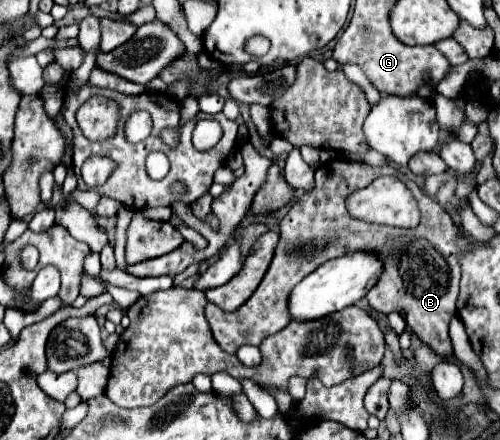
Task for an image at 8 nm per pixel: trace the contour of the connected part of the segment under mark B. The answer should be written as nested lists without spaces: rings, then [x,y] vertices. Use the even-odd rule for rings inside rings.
[[[343,157],[321,163],[315,171],[315,191],[305,193],[297,199],[289,213],[279,223],[279,243],[275,247],[273,261],[267,269],[267,275],[255,289],[255,293],[237,309],[237,311],[221,311],[213,303],[205,307],[205,319],[211,327],[211,333],[219,347],[225,353],[235,355],[241,345],[261,345],[261,341],[269,335],[275,335],[289,323],[287,315],[287,295],[291,289],[309,273],[313,273],[319,265],[329,259],[341,257],[345,253],[371,251],[383,263],[383,273],[379,281],[365,295],[369,305],[389,315],[397,311],[419,341],[429,343],[439,355],[451,355],[453,345],[449,339],[449,323],[455,317],[455,301],[459,295],[459,261],[455,235],[459,227],[449,217],[449,213],[431,197],[427,197],[415,181],[405,177],[395,167],[371,167],[365,163],[349,163]],[[369,175],[397,175],[411,189],[417,199],[421,221],[413,229],[363,223],[349,215],[345,207],[345,199],[357,191],[359,187],[367,187]]]

